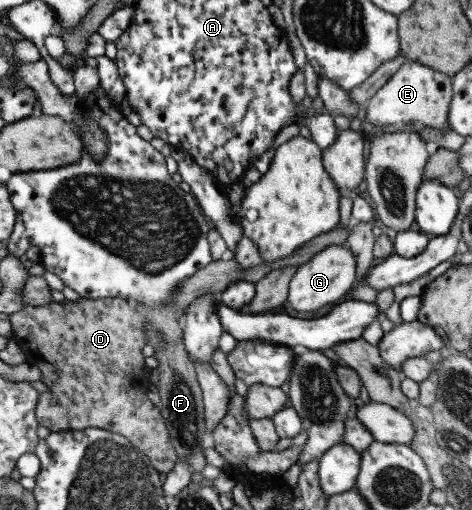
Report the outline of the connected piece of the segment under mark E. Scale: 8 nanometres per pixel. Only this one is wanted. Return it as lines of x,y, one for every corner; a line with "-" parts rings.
407,61
402,64
373,94
371,99
365,102
365,116
371,126
385,128
400,122
417,122
421,127
447,130
448,106
451,100
452,78
442,72
418,64
416,61

